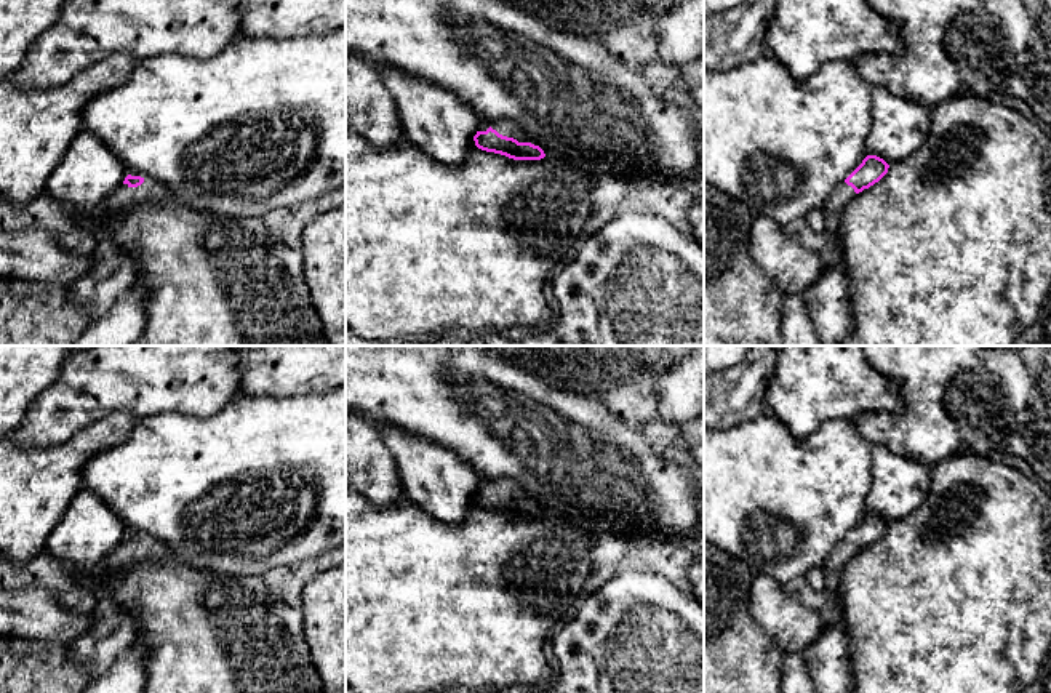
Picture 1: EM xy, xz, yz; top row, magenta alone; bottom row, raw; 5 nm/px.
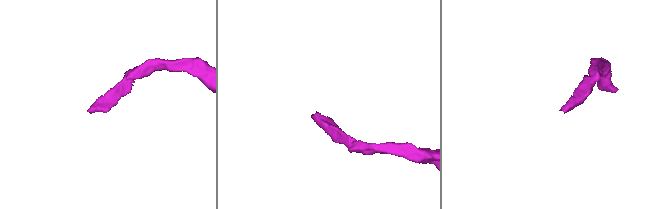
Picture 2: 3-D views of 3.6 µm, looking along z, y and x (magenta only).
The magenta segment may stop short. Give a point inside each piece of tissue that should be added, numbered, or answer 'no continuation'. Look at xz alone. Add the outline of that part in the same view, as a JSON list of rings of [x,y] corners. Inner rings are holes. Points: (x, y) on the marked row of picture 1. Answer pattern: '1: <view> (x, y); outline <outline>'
1: xz (511, 128); outline [[[482,118],[478,131],[486,131],[490,126],[493,130],[496,130],[499,134],[514,138],[518,142],[531,142],[531,144],[537,146],[537,142],[515,120],[490,122],[490,120]]]

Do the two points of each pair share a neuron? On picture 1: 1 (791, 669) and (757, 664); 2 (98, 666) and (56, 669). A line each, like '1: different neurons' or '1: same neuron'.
1: different neurons
2: different neurons

